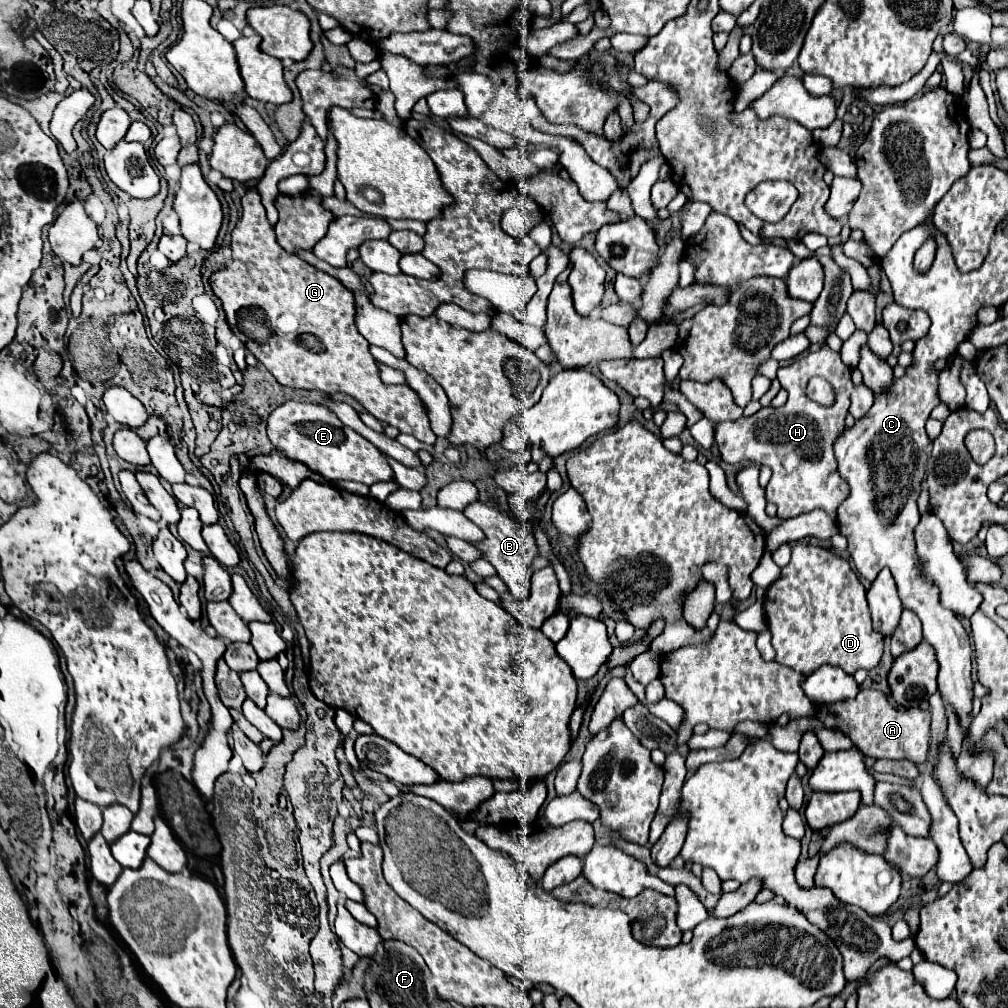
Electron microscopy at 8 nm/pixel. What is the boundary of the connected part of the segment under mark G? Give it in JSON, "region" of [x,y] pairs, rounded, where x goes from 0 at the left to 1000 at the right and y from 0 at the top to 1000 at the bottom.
{"region":[[[245,188],[239,196],[241,214],[229,230],[231,260],[221,268],[209,272],[207,282],[211,292],[219,298],[225,312],[225,319],[231,331],[243,341],[243,345],[273,373],[281,383],[314,387],[320,391],[344,391],[352,395],[366,411],[376,419],[392,423],[400,431],[408,431],[422,440],[432,440],[426,413],[418,401],[418,395],[404,381],[390,383],[376,375],[372,355],[366,351],[366,339],[354,329],[352,323],[352,294],[330,274],[314,268],[313,264],[297,258],[295,254],[281,248],[275,240],[273,228],[263,216],[263,206],[257,192]]]}

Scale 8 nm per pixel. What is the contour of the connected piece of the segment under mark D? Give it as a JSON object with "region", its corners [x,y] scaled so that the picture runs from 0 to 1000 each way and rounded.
{"region":[[[787,540],[785,558],[775,565],[775,571],[761,583],[757,595],[759,611],[763,627],[767,629],[767,643],[769,643],[769,657],[781,663],[787,663],[795,669],[805,669],[809,663],[822,659],[832,661],[840,669],[848,669],[848,665],[858,663],[864,665],[872,659],[876,649],[876,631],[866,627],[862,603],[858,595],[858,583],[852,577],[850,569],[844,565],[842,558],[828,552],[822,546],[803,540]]]}

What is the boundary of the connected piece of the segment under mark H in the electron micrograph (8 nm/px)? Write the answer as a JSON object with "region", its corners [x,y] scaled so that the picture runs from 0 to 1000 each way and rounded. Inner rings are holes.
{"region":[[[814,345],[799,355],[789,357],[785,363],[777,363],[771,369],[771,377],[783,389],[783,395],[773,405],[755,405],[747,413],[735,413],[727,419],[709,421],[709,438],[715,454],[723,460],[745,458],[751,462],[763,462],[767,466],[765,478],[761,480],[761,496],[771,502],[773,514],[787,514],[805,506],[828,508],[832,496],[840,492],[840,482],[830,468],[830,456],[826,452],[826,435],[838,425],[838,411],[842,407],[842,391],[846,385],[844,367],[836,361],[832,349]],[[807,373],[818,375],[828,391],[824,403],[814,403],[801,393],[801,379]],[[781,450],[793,450],[793,460],[781,470],[777,456]]]}

